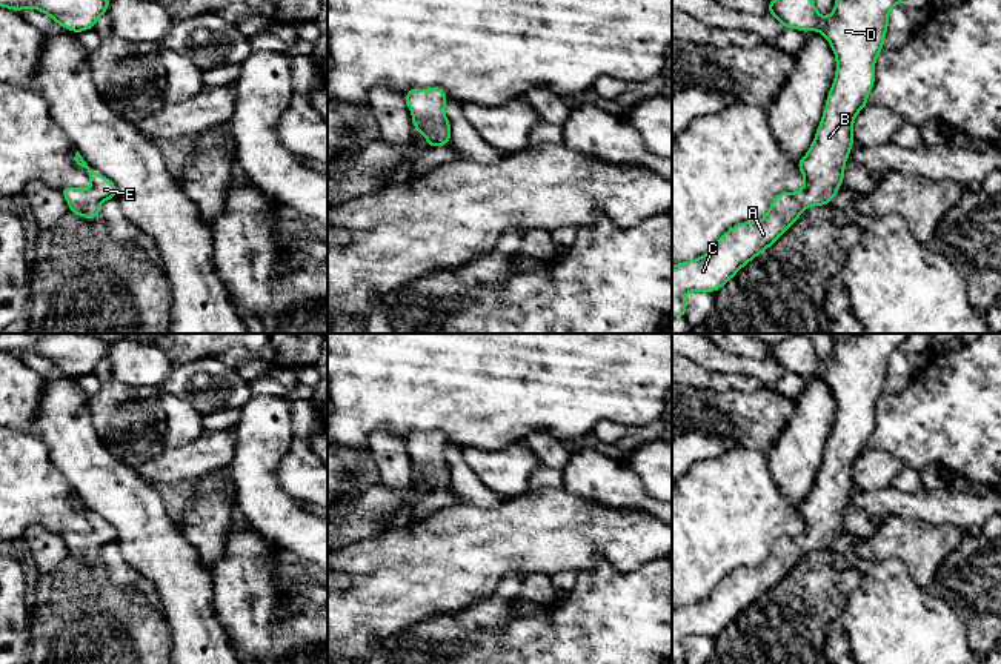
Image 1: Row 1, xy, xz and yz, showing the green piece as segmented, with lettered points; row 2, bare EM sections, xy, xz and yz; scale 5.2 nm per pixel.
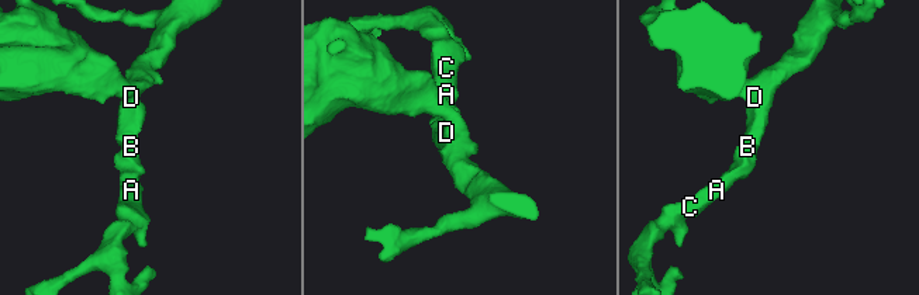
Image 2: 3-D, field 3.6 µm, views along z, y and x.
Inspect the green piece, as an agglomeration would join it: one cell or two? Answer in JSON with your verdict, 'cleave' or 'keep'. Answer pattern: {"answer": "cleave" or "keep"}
{"answer": "keep"}

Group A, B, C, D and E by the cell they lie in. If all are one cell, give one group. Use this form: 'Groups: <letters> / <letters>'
Groups: A B C D E

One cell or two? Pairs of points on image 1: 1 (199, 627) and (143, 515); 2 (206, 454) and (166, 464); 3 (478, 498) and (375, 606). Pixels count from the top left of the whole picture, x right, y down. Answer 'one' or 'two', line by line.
1: one
2: one
3: two

